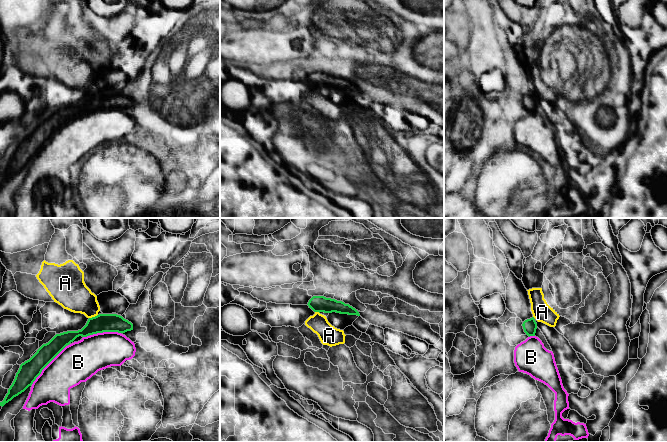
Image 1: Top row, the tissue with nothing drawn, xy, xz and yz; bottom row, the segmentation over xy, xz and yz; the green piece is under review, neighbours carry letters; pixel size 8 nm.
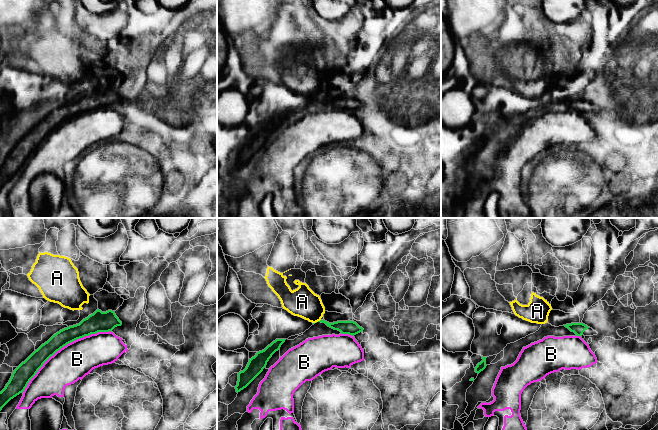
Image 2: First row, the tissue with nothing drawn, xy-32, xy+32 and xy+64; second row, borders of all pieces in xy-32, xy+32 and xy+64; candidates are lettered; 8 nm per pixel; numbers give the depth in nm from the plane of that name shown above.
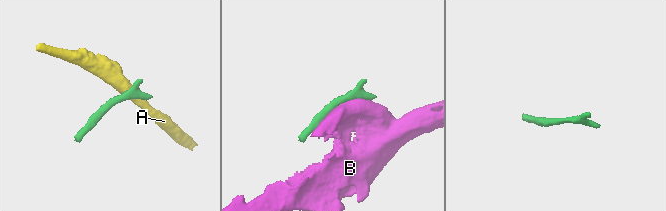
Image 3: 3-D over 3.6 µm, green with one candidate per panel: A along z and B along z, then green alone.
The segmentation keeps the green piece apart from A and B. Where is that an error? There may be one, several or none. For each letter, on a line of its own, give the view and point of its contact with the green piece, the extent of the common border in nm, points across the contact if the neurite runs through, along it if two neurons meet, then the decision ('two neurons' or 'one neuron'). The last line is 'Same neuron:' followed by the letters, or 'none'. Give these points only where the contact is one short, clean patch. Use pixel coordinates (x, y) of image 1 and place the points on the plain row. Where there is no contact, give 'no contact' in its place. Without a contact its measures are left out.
A: meets green in xy at (93, 93); contact 80 nm long; border along xy (97, 90), (89, 94); two neurons
B: meets green in xy at (47, 140); contact 420 nm long; two neurons
Same neuron: none

